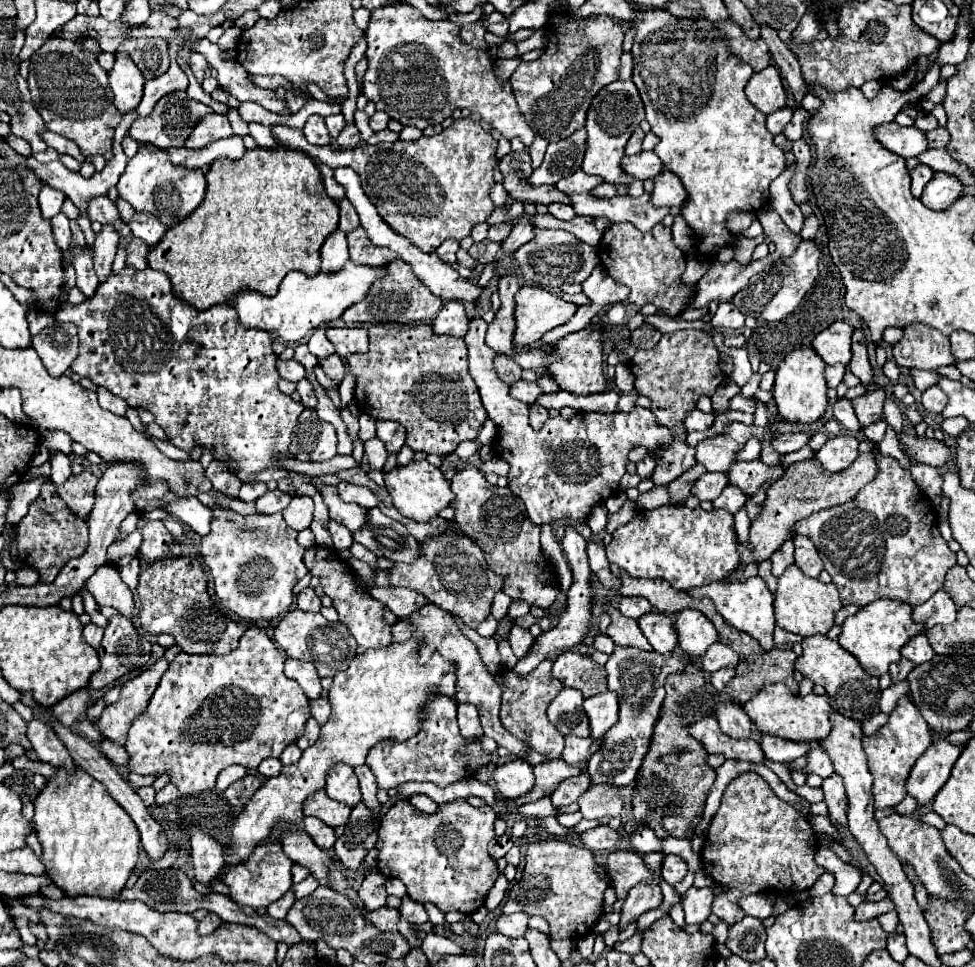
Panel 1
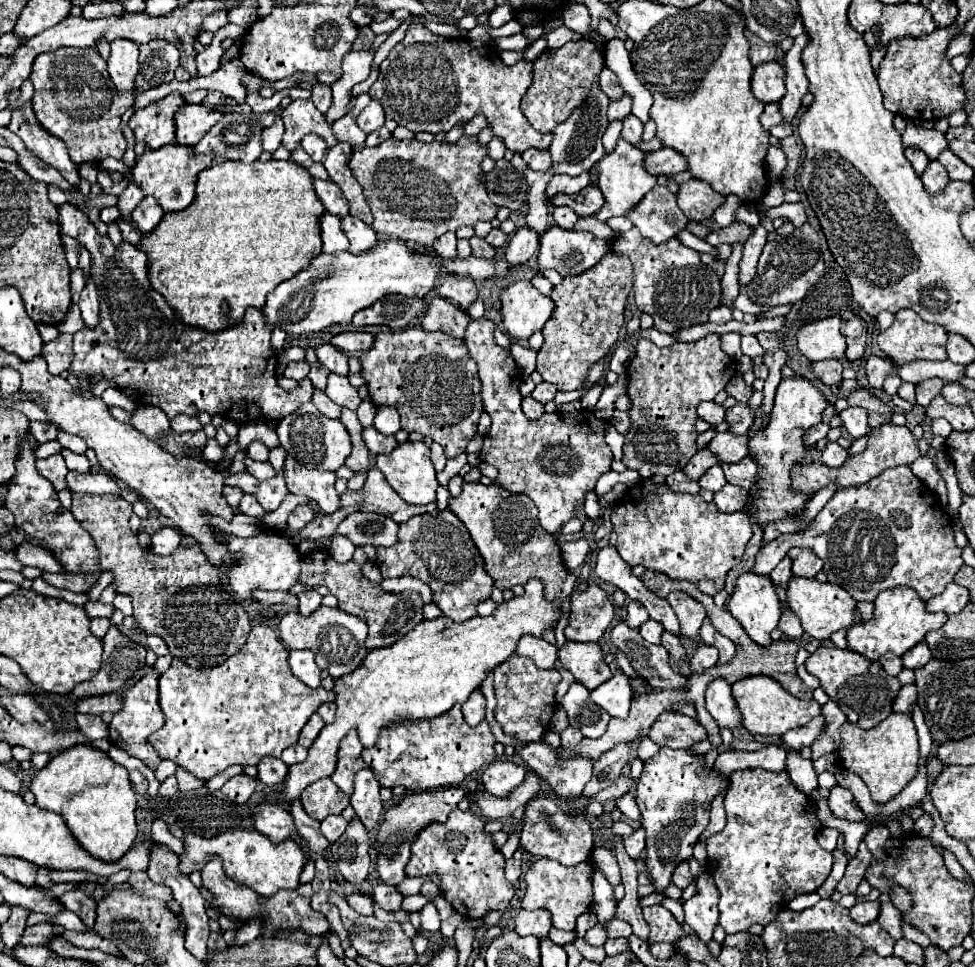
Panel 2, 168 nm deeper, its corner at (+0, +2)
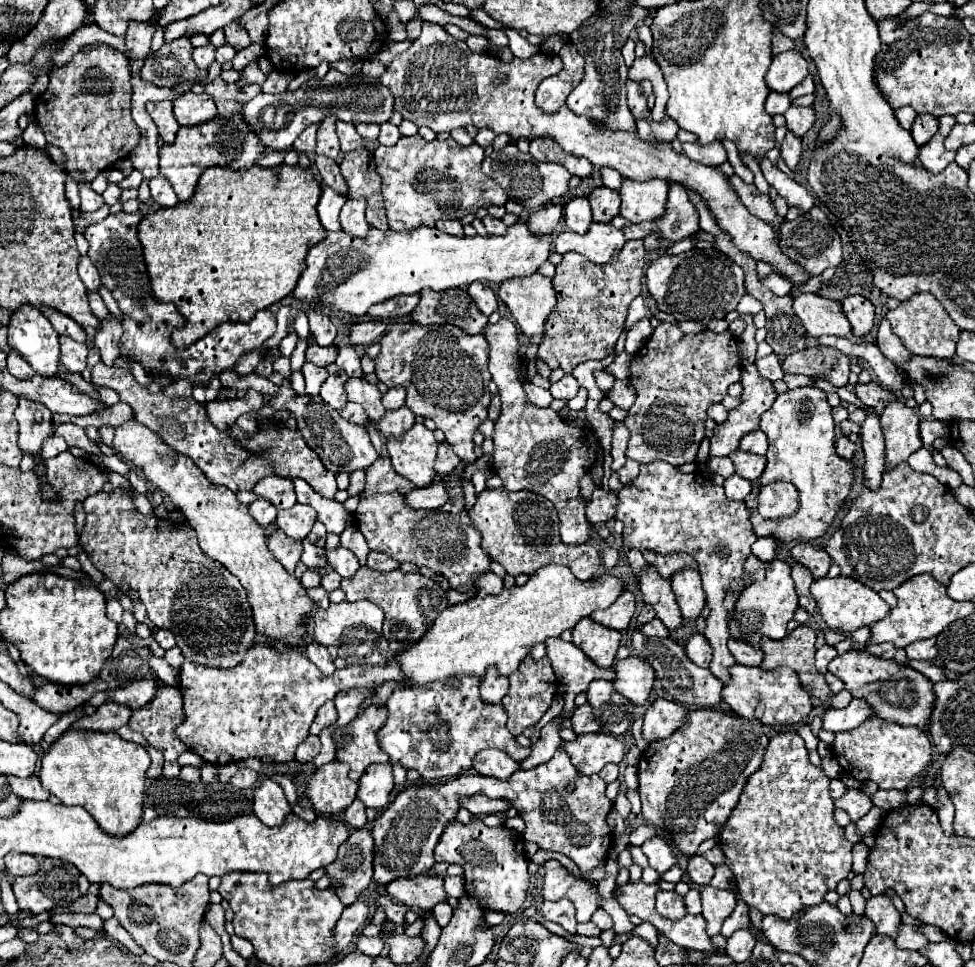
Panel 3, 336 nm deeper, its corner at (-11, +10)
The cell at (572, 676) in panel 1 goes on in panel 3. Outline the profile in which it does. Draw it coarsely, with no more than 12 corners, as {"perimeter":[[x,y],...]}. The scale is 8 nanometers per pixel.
{"perimeter":[[590,618],[572,642],[600,668],[616,662],[620,632]]}

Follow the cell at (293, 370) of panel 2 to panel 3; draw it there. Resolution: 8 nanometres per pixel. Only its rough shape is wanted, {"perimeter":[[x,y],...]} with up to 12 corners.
{"perimeter":[[318,344],[306,348],[306,362],[326,366],[334,362],[336,346],[322,348]]}

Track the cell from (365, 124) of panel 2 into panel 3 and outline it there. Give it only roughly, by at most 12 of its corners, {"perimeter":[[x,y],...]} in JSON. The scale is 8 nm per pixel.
{"perimeter":[[330,70],[296,92],[258,94],[242,106],[248,130],[288,150],[334,112],[384,124],[394,98],[378,78]]}

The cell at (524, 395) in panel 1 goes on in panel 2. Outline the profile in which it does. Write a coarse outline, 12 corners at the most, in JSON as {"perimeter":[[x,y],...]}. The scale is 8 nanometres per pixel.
{"perimeter":[[549,382],[541,384],[531,392],[541,404],[551,402],[557,388]]}

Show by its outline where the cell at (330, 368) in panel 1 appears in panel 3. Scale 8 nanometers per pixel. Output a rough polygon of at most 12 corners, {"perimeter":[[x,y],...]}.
{"perimeter":[[348,378],[348,400],[358,402],[368,418],[386,414],[378,386],[366,378]]}

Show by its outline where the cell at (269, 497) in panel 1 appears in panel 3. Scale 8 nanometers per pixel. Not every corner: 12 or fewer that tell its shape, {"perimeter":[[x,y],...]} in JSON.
{"perimeter":[[266,476],[252,490],[278,510],[296,504],[290,478]]}

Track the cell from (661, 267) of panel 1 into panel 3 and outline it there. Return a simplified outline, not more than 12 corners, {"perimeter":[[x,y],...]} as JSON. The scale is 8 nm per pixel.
{"perimeter":[[660,238],[646,286],[658,310],[708,324],[736,310],[742,268],[716,250],[668,256]]}

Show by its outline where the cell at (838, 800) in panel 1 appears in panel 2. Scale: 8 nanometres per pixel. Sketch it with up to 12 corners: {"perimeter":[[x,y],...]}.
{"perimeter":[[831,788],[829,808],[835,818],[863,822],[867,816],[853,804],[851,790]]}

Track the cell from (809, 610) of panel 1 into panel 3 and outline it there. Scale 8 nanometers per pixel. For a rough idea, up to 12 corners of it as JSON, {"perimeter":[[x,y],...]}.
{"perimeter":[[846,576],[810,592],[828,628],[850,634],[882,620],[888,604]]}

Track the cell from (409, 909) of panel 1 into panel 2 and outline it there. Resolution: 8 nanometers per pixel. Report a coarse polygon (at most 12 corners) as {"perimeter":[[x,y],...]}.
{"perimeter":[[433,902],[419,912],[421,928],[437,932],[441,920]]}

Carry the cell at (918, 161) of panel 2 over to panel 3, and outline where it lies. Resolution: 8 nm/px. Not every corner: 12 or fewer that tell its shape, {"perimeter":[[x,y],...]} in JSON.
{"perimeter":[[930,114],[918,116],[912,126],[914,142],[928,144],[938,130]]}

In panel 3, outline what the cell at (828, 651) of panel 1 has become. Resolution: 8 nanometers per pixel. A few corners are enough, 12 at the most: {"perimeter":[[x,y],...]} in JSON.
{"perimeter":[[850,650],[828,672],[886,722],[924,728],[932,682]]}

